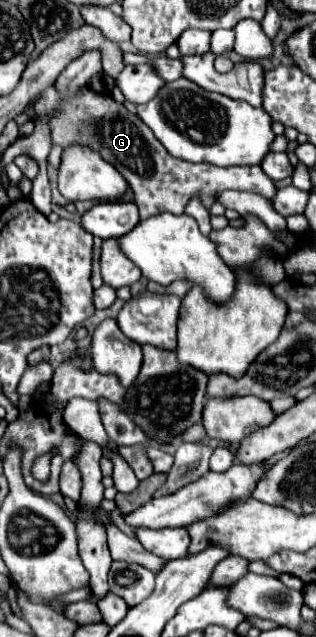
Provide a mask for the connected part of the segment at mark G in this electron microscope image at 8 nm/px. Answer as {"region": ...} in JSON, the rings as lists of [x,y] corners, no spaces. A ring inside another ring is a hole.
{"region":[[[85,85],[71,97],[65,97],[65,101],[57,89],[45,89],[45,93],[31,107],[35,111],[33,121],[49,117],[53,145],[59,145],[63,149],[67,149],[69,145],[85,145],[97,151],[113,167],[117,167],[117,171],[127,179],[129,187],[133,189],[141,221],[163,211],[181,215],[187,207],[187,201],[191,201],[193,197],[201,199],[205,207],[211,207],[217,201],[217,195],[227,191],[229,187],[259,193],[269,199],[277,193],[275,183],[259,165],[215,167],[209,163],[175,159],[135,113],[131,113],[123,103],[117,103],[109,93],[95,91],[89,85]]]}

